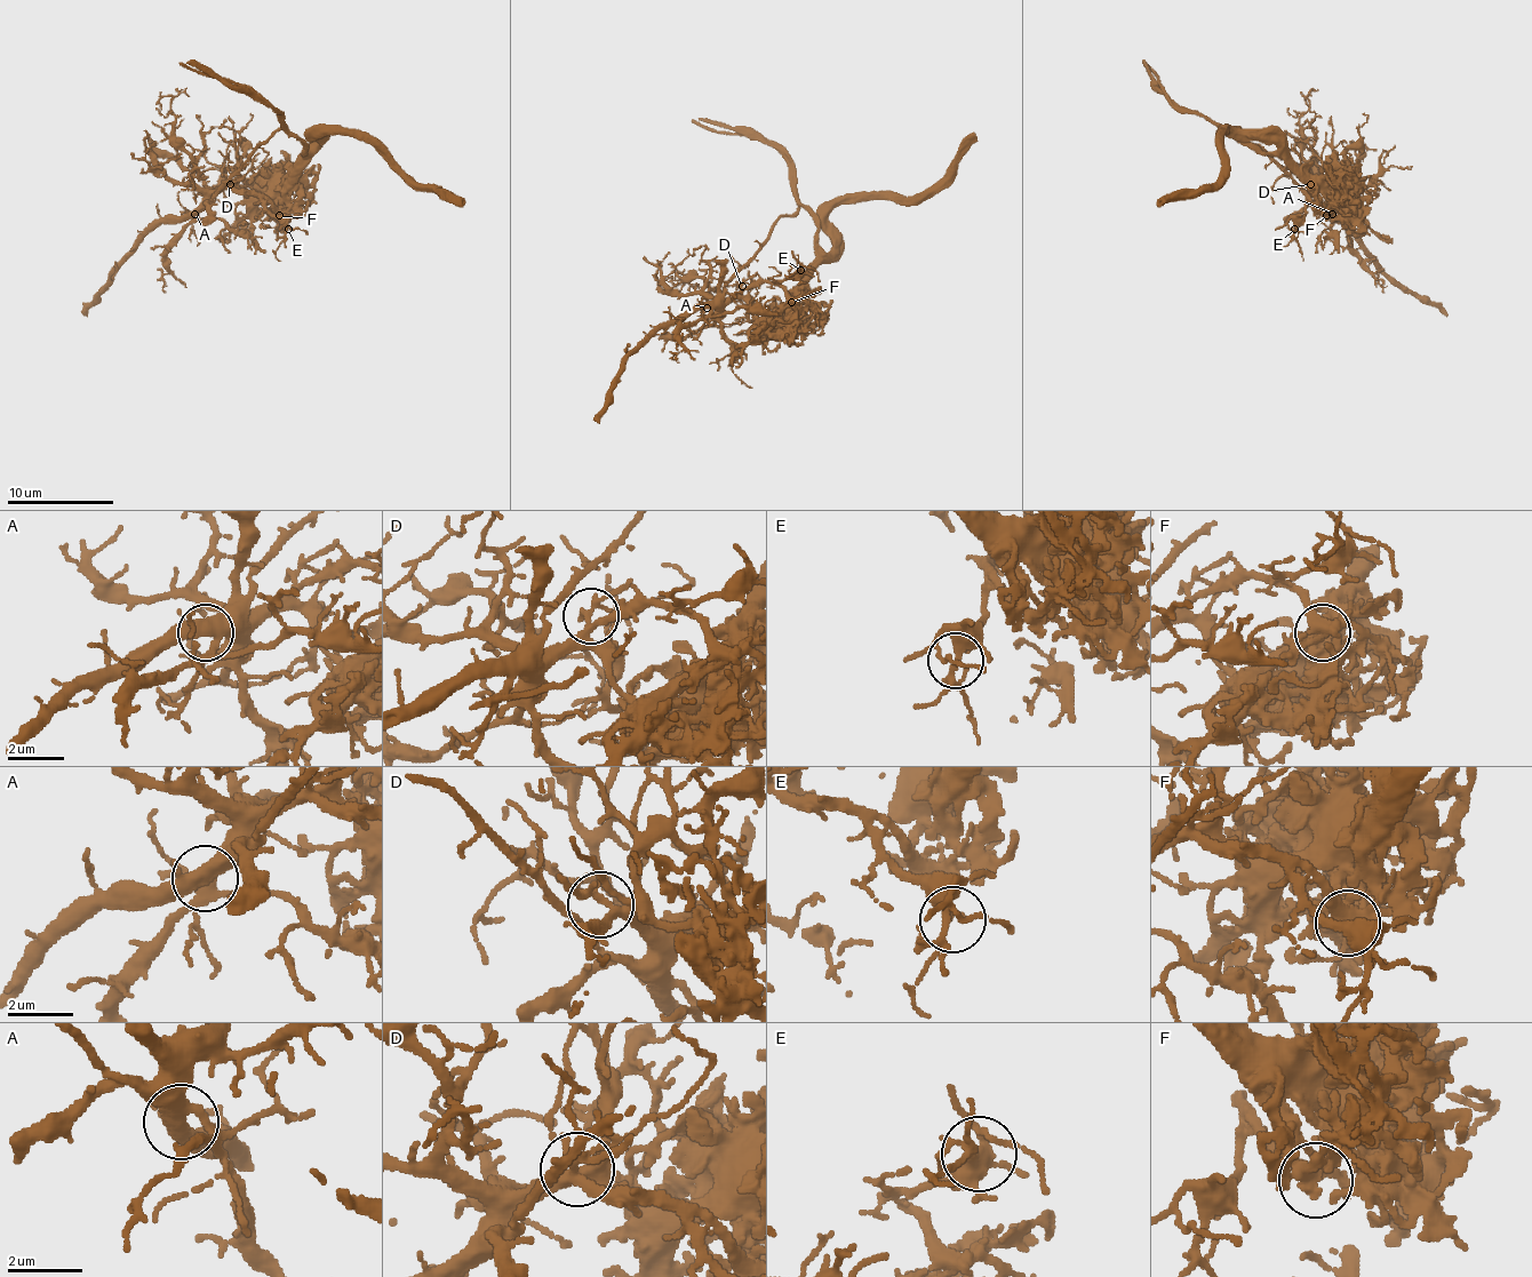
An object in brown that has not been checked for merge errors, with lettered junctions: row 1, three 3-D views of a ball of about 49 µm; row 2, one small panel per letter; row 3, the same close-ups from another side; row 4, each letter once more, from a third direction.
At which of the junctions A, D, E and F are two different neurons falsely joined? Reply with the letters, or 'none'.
F

